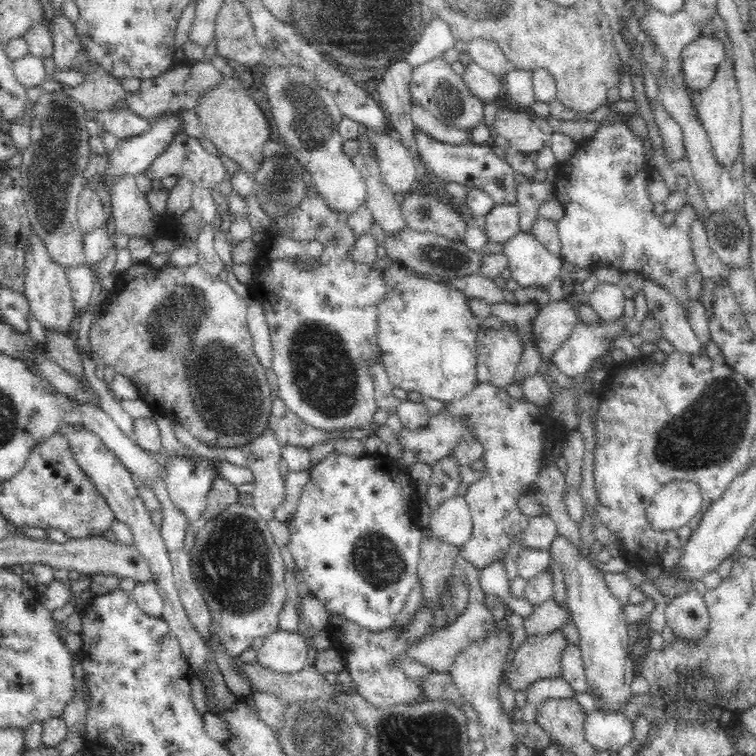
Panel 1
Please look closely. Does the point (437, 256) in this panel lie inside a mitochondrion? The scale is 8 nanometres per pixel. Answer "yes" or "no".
yes

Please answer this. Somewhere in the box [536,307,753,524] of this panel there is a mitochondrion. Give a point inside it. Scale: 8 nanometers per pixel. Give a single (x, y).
(707, 435)

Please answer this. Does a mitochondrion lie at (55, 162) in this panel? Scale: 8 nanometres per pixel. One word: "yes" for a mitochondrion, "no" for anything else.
yes

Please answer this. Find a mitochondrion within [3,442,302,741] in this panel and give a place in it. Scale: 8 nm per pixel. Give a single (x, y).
(234, 566)

